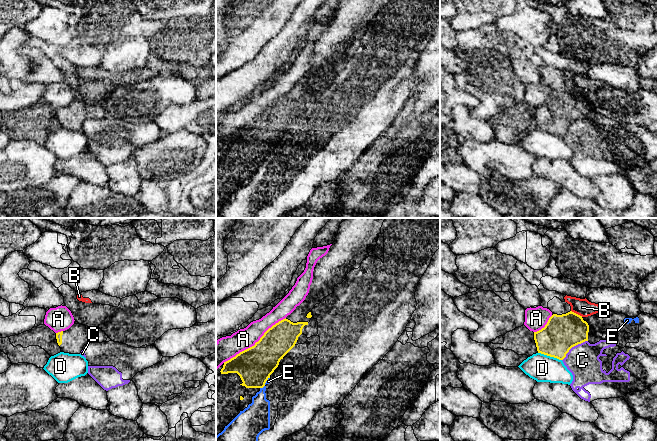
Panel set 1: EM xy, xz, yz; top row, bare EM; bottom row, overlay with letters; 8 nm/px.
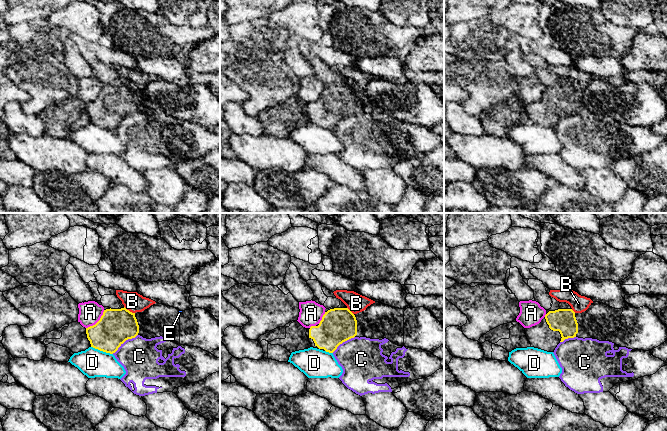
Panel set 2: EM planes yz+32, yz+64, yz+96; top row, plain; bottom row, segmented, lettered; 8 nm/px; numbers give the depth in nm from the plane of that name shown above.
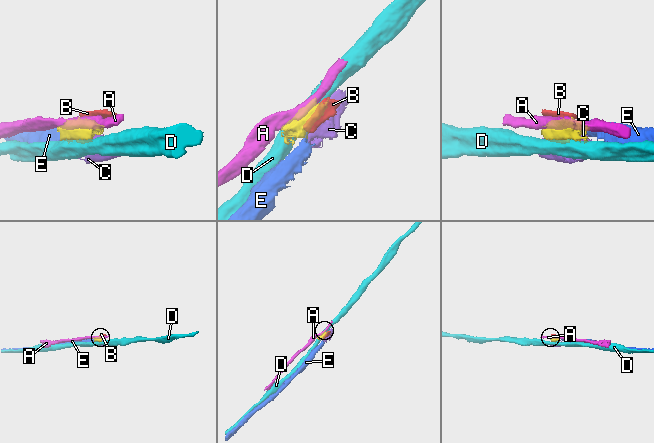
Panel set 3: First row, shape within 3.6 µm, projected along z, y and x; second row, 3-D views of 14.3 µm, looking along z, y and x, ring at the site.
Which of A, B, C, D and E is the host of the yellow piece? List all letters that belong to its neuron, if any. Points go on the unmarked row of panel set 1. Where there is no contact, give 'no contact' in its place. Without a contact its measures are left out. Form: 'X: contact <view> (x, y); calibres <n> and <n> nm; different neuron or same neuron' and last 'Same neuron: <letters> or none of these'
A: contact xz (255, 120); calibres 300 and 180 nm; different neuron
B: contact yz (577, 90); calibres 280 and 140 nm; different neuron
C: contact yz (573, 122); calibres 280 and 260 nm; different neuron
D: contact yz (550, 132); calibres 280 and 220 nm; different neuron
E: contact xz (265, 158); calibres 300 and 30 nm; different neuron
Same neuron: none of these

